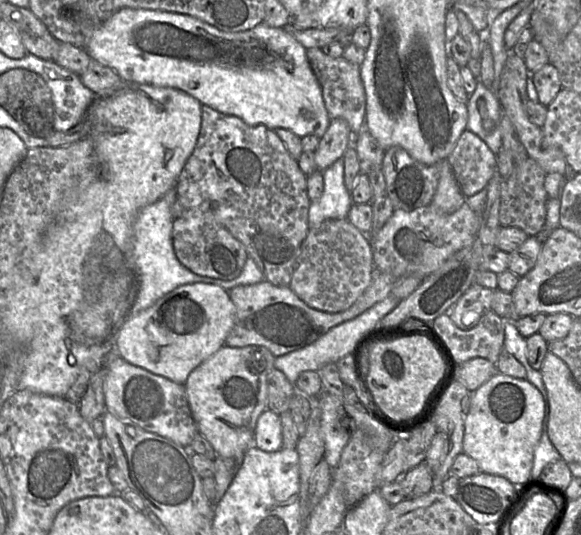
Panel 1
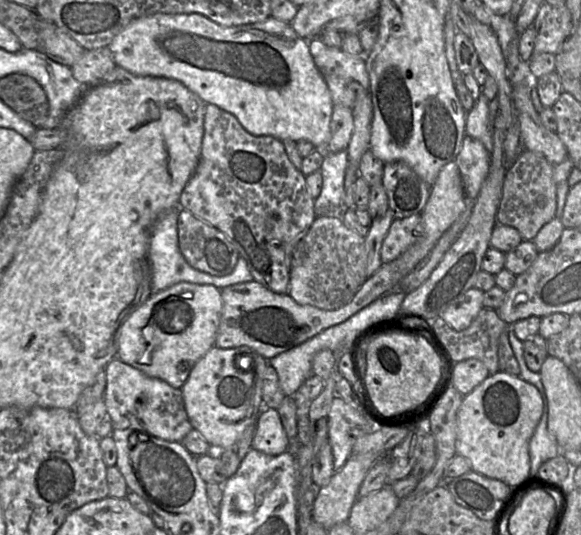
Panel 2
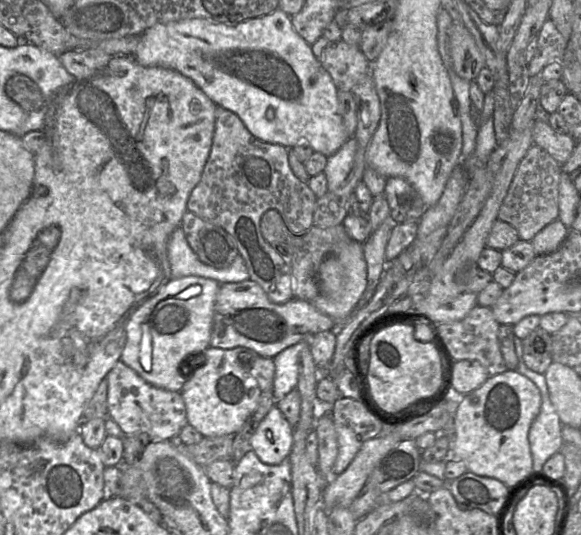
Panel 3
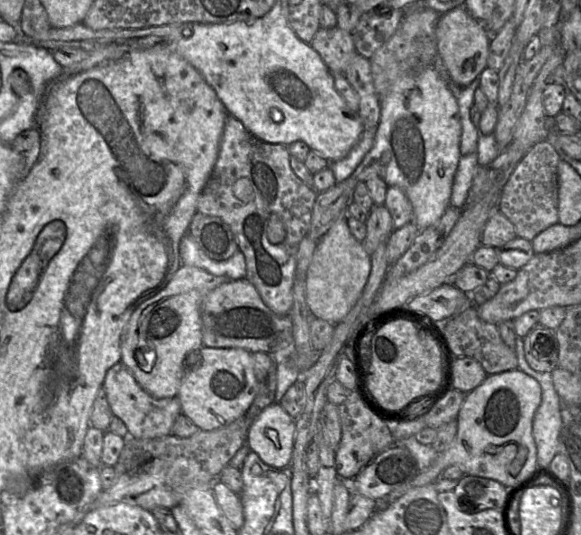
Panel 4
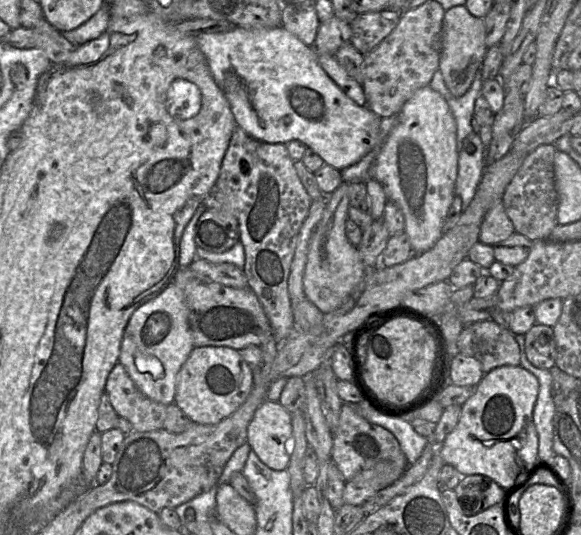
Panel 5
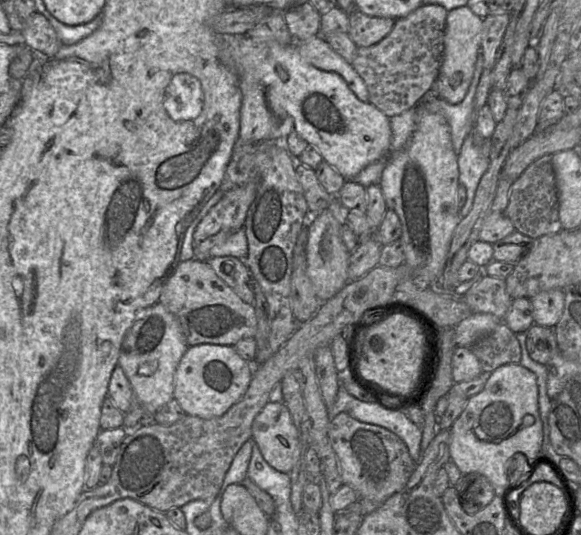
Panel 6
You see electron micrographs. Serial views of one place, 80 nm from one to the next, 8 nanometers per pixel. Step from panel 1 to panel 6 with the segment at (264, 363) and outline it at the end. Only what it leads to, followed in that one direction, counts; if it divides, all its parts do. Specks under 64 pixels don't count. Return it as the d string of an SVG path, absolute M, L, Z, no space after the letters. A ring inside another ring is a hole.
M189 346L175 372L174 399L187 415L203 419L220 417L246 392L254 372L252 364L237 354L233 346Z

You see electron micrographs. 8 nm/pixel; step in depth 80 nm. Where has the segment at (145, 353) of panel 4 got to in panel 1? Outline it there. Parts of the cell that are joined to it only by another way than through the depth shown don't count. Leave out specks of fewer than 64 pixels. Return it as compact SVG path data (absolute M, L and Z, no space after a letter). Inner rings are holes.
M205 283L182 285L158 299L147 309L130 315L117 335L115 350L130 364L177 384L185 384L190 373L222 346L235 322L236 309L228 291Z

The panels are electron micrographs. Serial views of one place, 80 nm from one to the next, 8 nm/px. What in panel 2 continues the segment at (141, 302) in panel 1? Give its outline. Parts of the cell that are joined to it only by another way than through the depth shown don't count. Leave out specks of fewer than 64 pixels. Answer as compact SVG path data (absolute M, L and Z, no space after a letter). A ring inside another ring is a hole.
M179 207L165 211L154 223L148 245L147 259L150 267L151 289L154 292L159 292L179 282L190 282L194 284L213 285L219 289L234 284L253 281L252 274L248 269L246 260L239 256L237 264L233 272L226 276L214 276L205 272L194 269L188 264L180 252L178 245L178 214Z

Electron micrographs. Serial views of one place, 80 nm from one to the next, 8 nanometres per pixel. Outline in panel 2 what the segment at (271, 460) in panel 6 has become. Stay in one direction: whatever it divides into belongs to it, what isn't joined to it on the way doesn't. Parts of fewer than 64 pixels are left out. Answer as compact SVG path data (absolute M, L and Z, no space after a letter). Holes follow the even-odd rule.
M264 409L259 415L252 448L273 456L289 449L289 439L277 409Z

